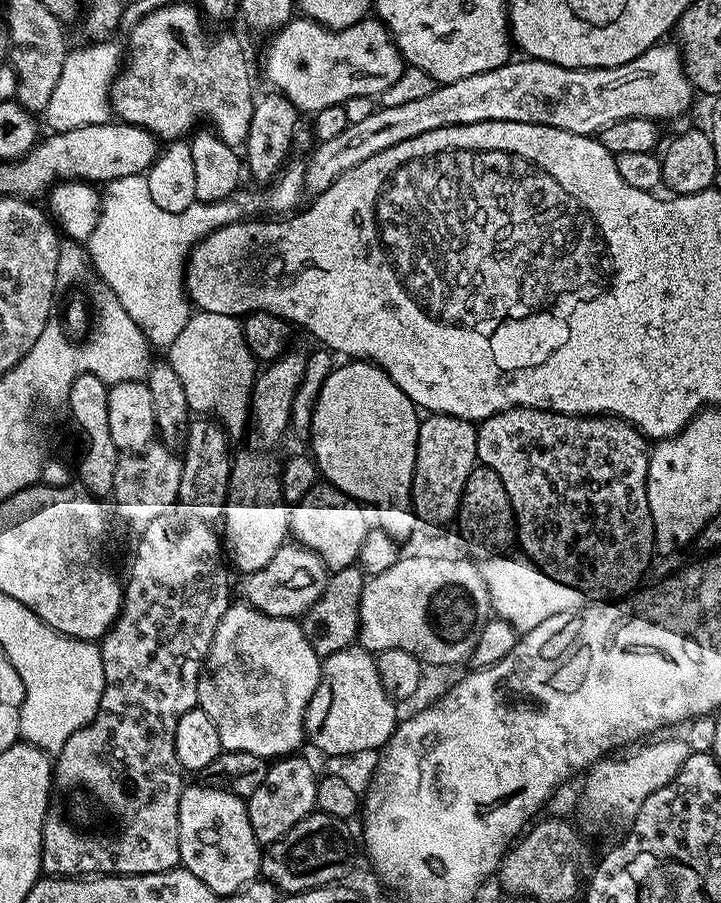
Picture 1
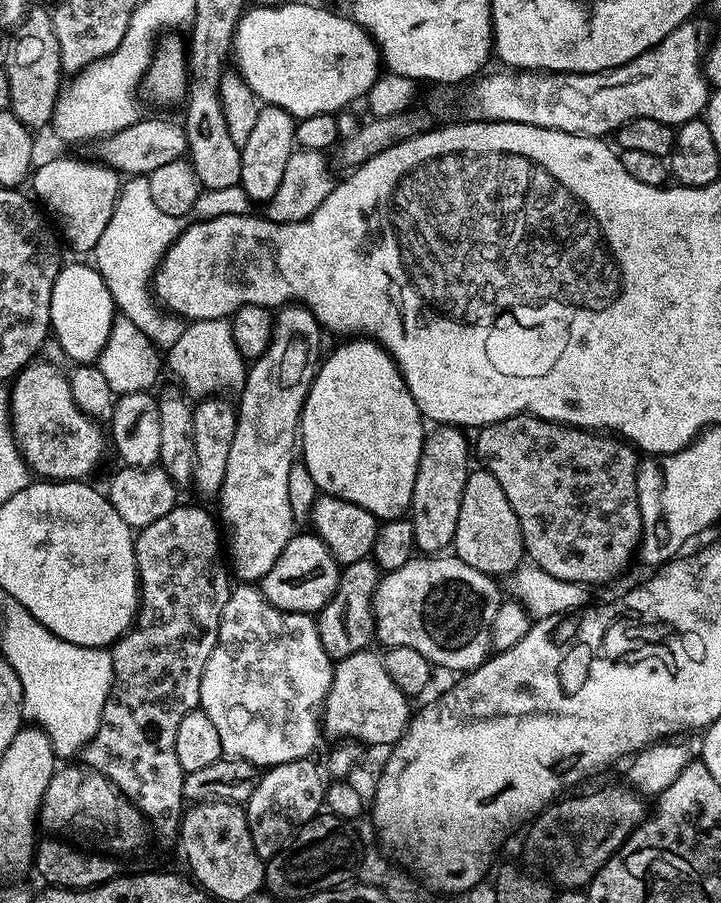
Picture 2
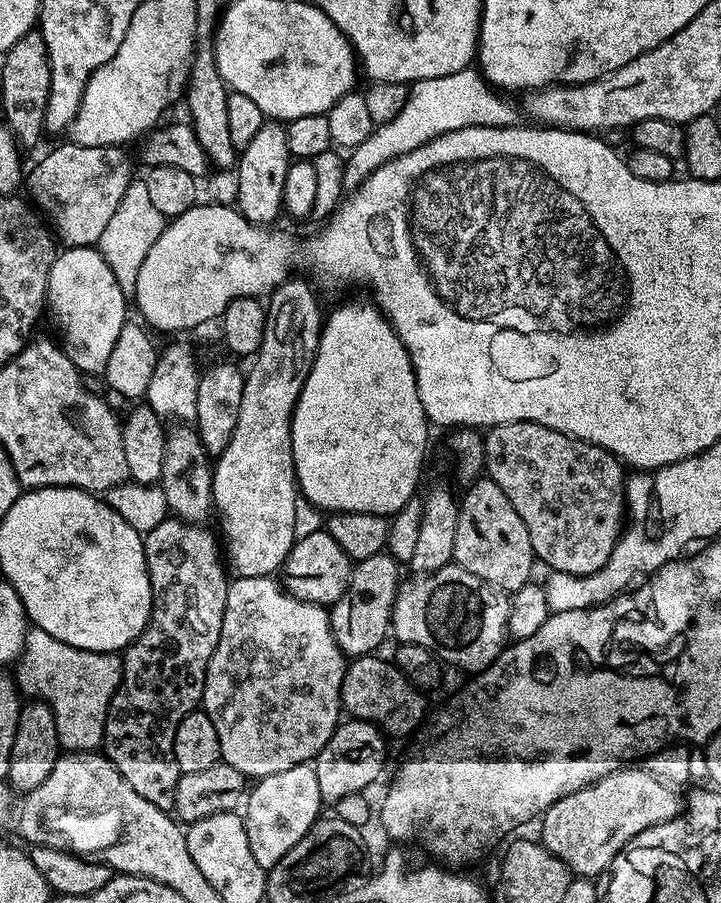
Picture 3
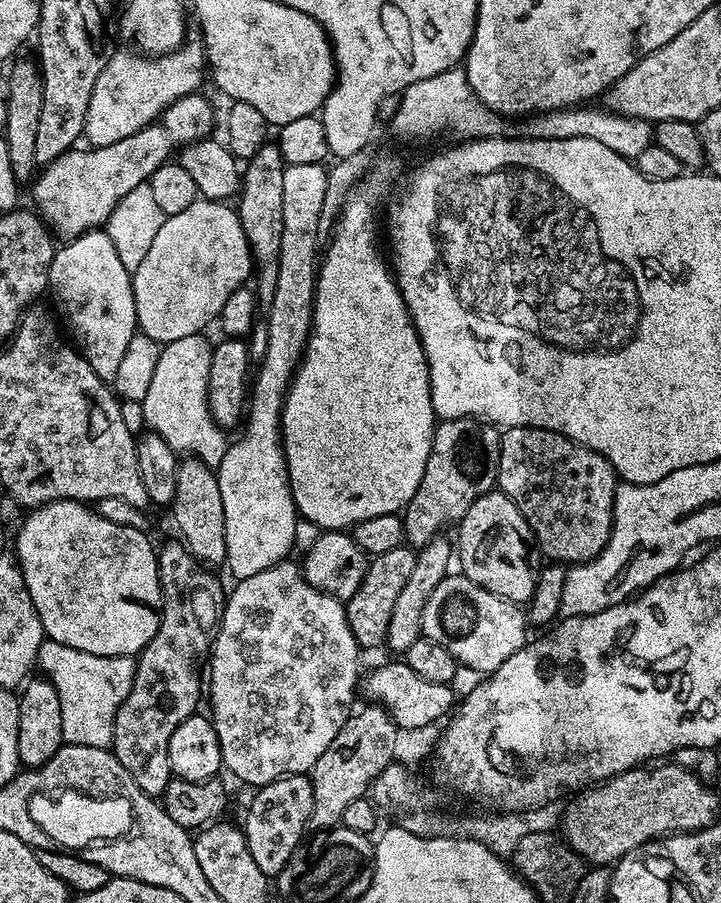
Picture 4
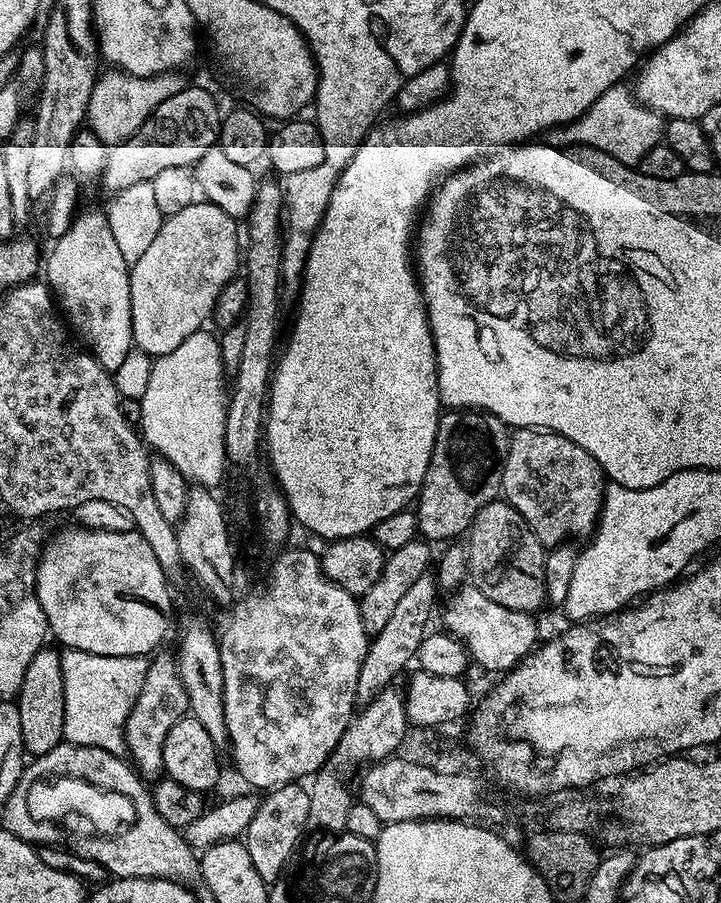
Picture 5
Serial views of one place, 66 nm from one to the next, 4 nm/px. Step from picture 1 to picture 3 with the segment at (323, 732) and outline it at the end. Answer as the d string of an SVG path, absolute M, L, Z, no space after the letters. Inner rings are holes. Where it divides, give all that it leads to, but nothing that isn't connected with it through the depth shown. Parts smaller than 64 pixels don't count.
M376 654L358 656L345 667L340 691L343 711L358 720L378 722L389 737L408 736L412 728L425 723L424 700L420 697L423 695L400 673L395 663L388 661L387 664L378 657Z

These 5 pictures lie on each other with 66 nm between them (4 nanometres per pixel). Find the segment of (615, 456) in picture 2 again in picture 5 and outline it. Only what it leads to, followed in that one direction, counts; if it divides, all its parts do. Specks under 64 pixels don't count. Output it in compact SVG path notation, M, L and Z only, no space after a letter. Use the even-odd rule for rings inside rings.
M518 428L511 433L500 483L503 499L530 526L545 549L571 541L571 536L591 537L604 505L604 471L582 446L557 432Z

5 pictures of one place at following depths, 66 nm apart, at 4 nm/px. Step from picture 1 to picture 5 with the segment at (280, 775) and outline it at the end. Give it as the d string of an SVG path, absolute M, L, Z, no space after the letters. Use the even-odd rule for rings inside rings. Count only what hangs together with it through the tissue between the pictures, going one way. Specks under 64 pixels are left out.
M299 783L281 784L271 789L261 799L257 813L249 820L249 826L242 833L242 843L254 862L254 870L262 874L265 884L271 885L285 875L284 867L296 852L300 839L306 836L311 794L307 787L299 788Z

